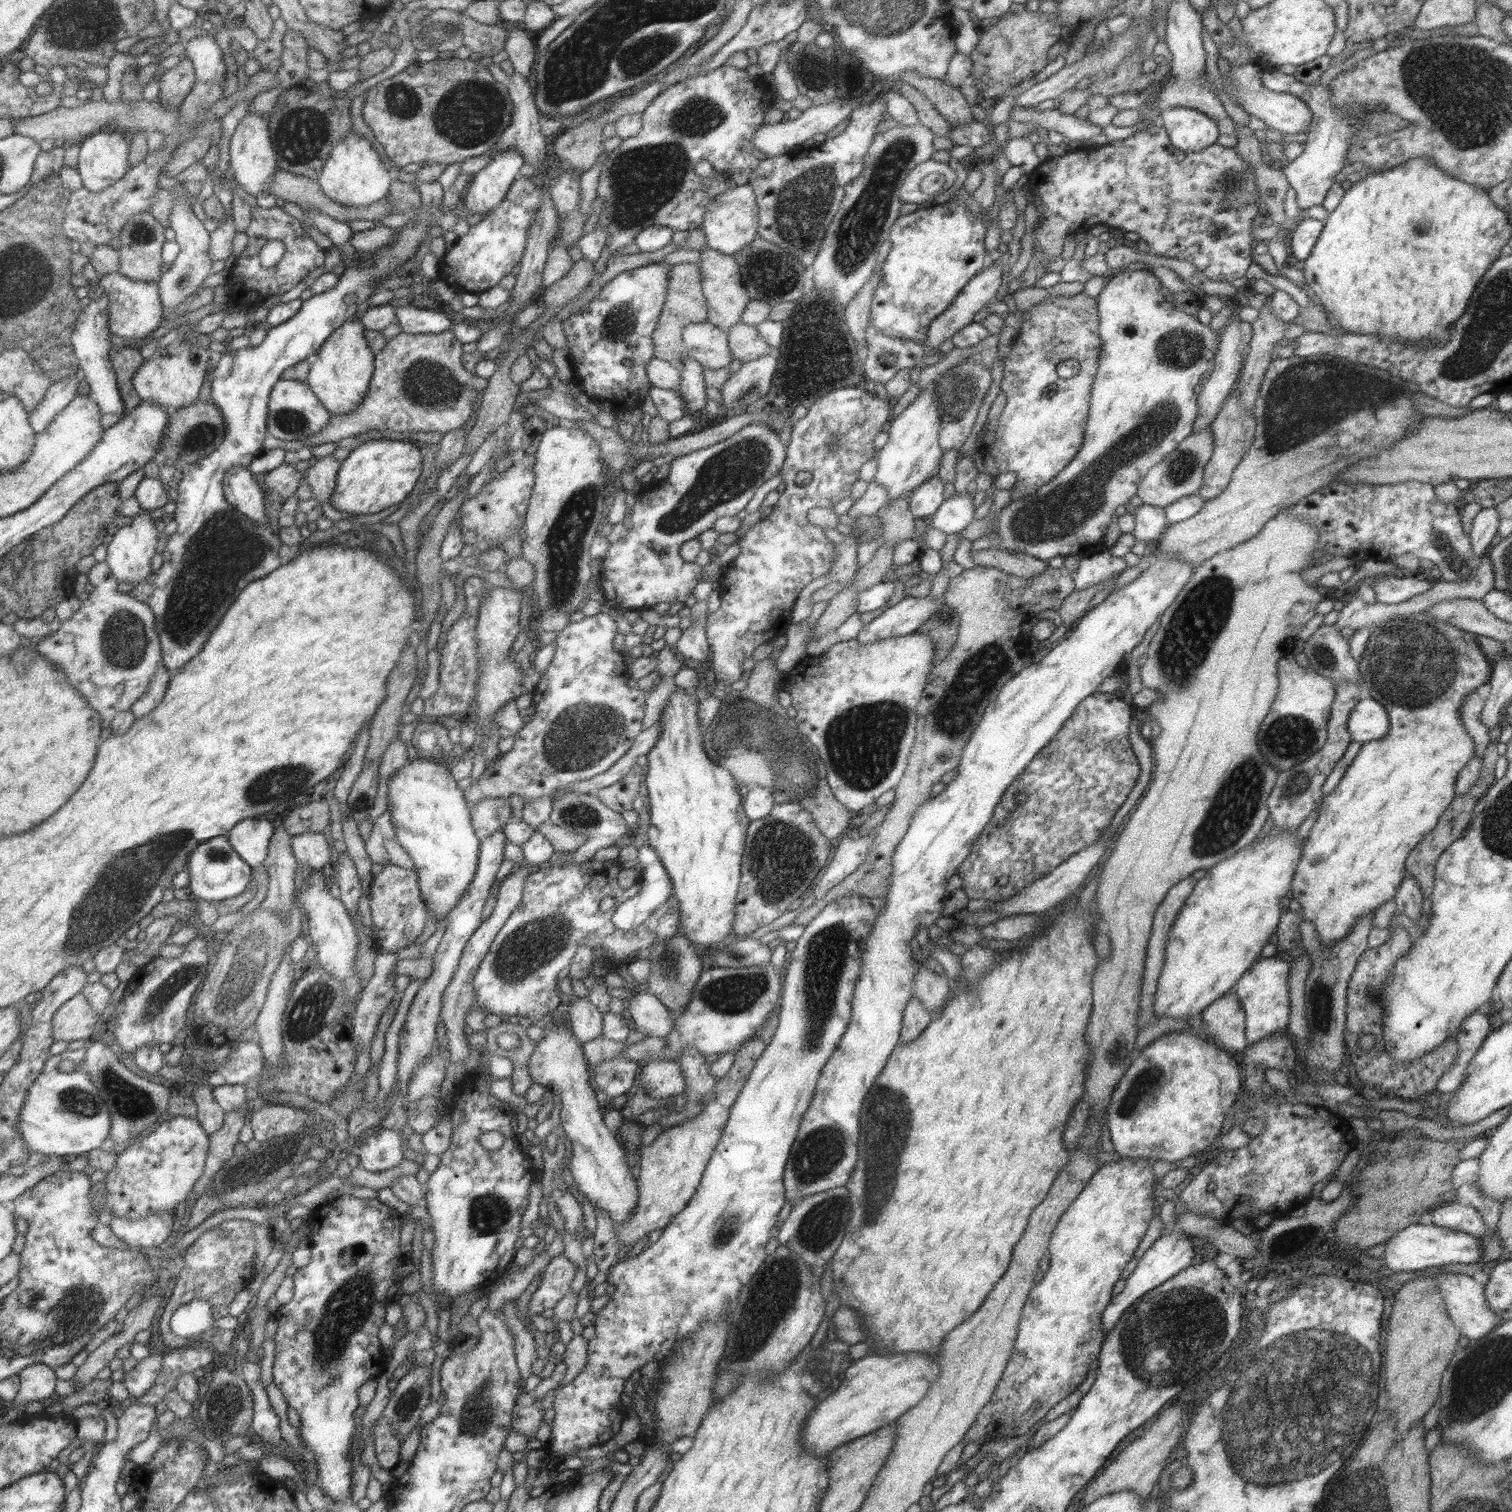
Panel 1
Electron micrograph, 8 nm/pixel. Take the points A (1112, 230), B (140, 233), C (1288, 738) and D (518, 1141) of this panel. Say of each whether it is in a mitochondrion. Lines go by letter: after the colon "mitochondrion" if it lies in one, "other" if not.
A: other
B: mitochondrion
C: mitochondrion
D: other

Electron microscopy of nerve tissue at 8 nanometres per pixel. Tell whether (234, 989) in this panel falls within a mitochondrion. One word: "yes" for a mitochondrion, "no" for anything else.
yes

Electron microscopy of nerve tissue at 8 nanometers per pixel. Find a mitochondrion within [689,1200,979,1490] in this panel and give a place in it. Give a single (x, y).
(776, 1295)

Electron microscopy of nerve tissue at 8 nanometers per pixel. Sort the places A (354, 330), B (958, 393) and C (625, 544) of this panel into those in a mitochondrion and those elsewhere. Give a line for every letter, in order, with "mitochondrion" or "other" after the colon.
A: other
B: mitochondrion
C: other

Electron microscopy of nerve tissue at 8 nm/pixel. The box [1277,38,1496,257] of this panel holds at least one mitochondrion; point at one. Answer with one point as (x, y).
(1367, 124)

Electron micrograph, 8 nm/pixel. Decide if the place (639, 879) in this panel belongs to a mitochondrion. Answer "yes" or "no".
no

